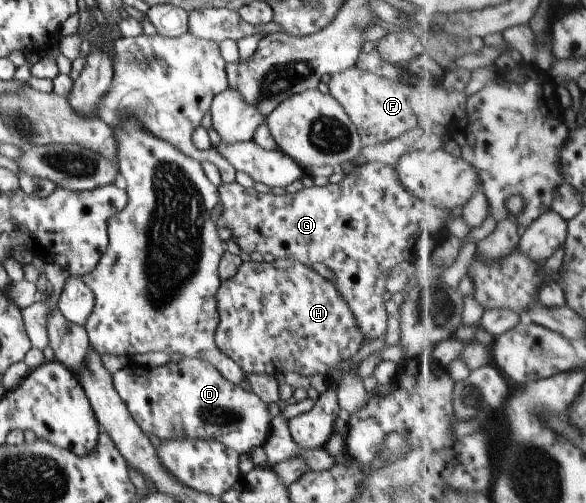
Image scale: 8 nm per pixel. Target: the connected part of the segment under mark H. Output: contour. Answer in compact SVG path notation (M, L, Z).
M291 257L286 259L275 259L273 263L267 262L254 262L252 260L242 262L238 273L228 279L228 281L221 281L220 289L216 293L216 303L218 303L218 315L220 315L220 323L216 328L214 339L218 349L227 355L231 360L236 363L236 366L243 373L258 374L258 375L273 375L275 373L285 374L288 371L294 371L305 377L312 377L313 375L321 375L324 380L332 381L332 372L339 367L342 362L353 359L354 355L358 353L363 346L365 338L362 331L358 329L358 323L350 311L350 307L346 305L346 299L342 299L342 295L338 293L338 289L334 287L332 281L319 275L310 266L303 263L296 262Z

